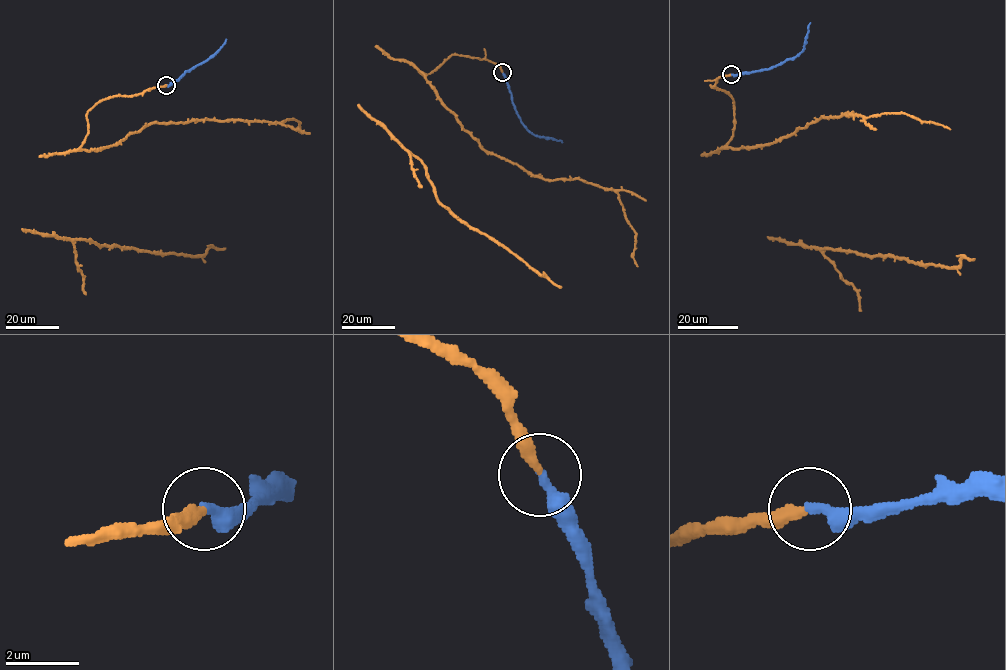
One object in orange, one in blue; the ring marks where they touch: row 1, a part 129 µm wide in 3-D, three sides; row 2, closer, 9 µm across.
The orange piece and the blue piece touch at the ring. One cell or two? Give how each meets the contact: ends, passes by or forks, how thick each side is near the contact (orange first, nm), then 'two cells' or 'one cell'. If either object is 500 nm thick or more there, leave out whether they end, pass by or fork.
orange ends; blue ends; calibres 280 and 320 nm; one cell

